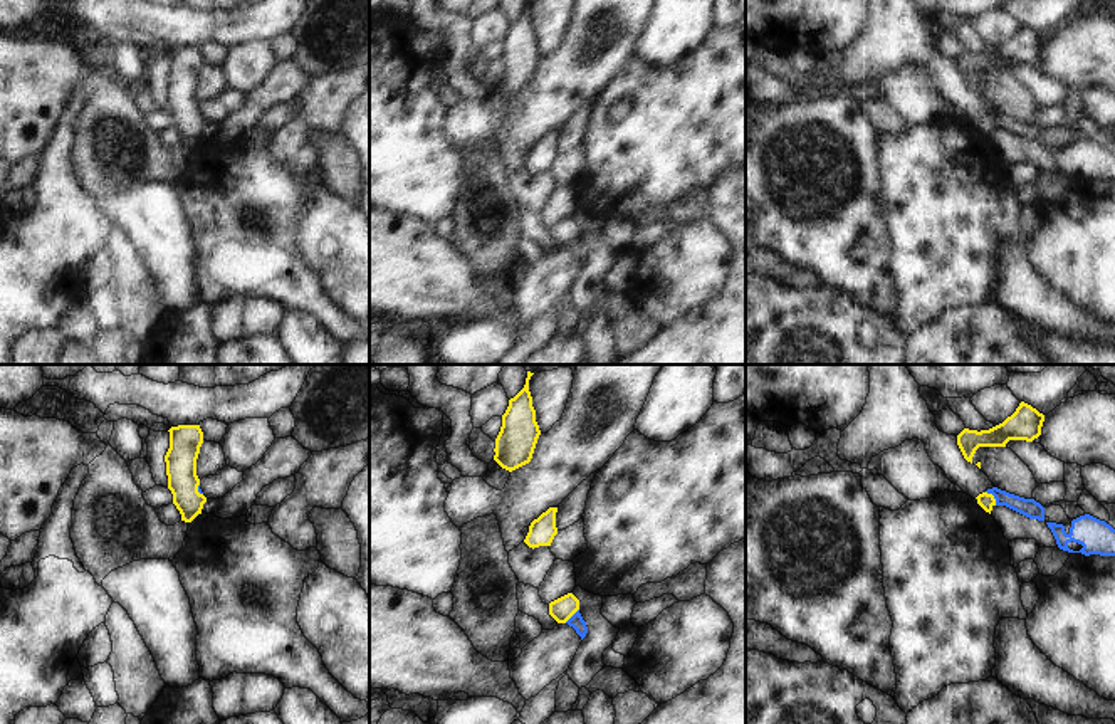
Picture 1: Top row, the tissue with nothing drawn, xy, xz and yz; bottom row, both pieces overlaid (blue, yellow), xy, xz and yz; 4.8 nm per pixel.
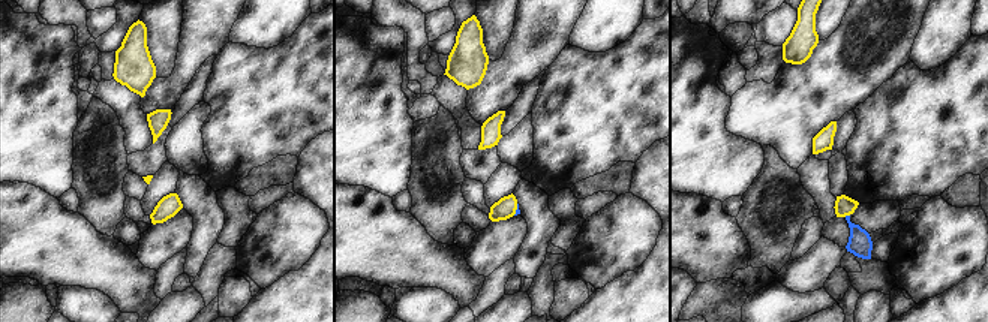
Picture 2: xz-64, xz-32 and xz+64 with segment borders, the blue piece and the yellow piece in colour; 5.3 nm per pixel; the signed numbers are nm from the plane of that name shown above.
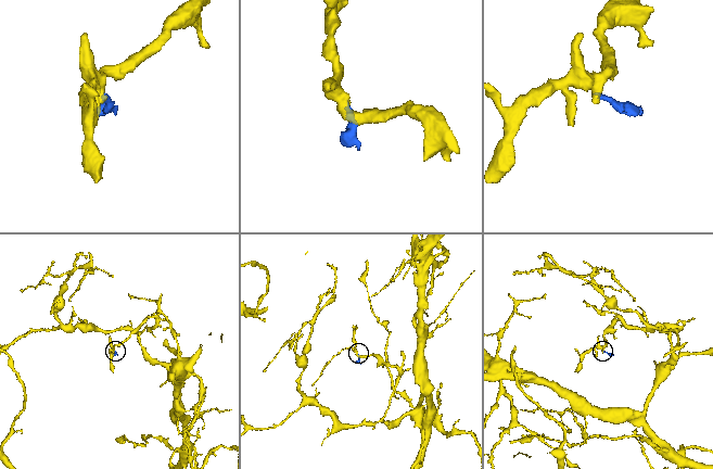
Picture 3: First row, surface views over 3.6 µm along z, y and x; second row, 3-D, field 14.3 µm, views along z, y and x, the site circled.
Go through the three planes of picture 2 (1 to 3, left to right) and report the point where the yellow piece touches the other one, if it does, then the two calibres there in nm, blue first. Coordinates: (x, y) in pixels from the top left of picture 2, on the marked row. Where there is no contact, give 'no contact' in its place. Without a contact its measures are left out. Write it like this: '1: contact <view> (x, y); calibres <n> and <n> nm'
1: no contact
2: contact xz-32 (516, 210); calibres 30 and 110 nm
3: contact xz+64 (846, 216); calibres 130 and 110 nm

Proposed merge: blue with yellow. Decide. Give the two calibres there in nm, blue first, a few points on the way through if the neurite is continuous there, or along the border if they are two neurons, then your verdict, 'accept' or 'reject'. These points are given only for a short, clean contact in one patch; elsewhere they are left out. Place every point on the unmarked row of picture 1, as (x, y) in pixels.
90 nm thick on the blue side, 80 nm on the other; runs through yz (1030, 131), (994, 121), (986, 125); accept

